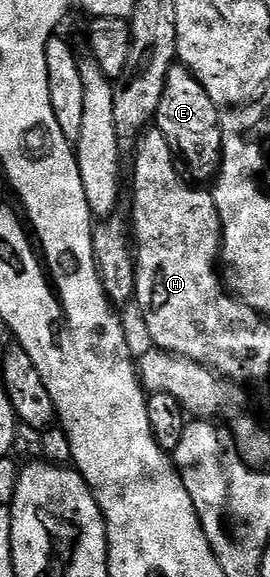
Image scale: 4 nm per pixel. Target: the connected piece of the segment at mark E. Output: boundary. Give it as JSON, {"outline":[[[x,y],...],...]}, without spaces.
{"outline":[[[175,62],[168,70],[168,78],[164,78],[164,94],[160,94],[156,126],[160,134],[168,138],[168,146],[175,161],[181,165],[191,181],[213,181],[217,177],[218,167],[222,164],[220,109],[212,102],[212,98],[208,98],[208,90],[200,86],[198,79],[181,62]]]}

